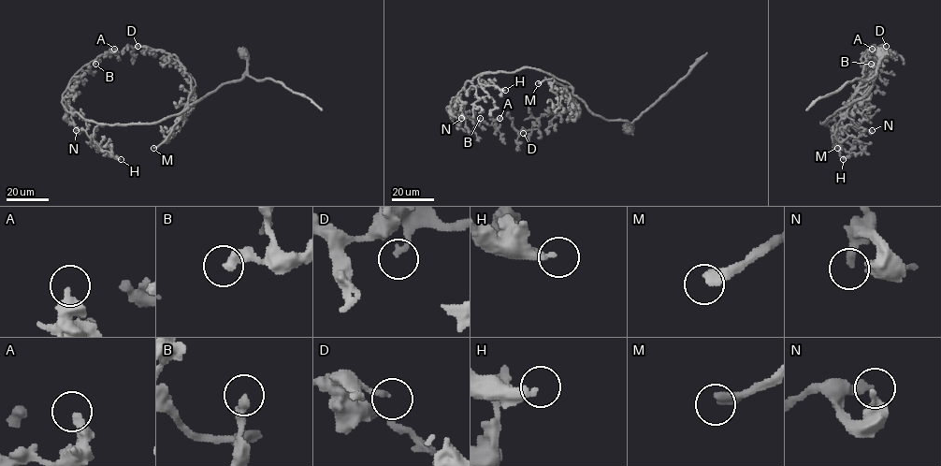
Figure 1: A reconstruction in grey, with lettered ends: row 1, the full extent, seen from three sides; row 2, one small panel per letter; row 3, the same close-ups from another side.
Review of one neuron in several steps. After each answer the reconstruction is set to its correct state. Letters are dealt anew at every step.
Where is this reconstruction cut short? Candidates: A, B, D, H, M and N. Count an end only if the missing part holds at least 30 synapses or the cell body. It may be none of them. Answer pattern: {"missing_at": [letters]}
{"missing_at": ["D", "H", "M"]}

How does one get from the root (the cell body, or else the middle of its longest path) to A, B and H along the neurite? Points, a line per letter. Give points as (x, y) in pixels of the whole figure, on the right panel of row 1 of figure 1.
A: (825, 121), (820, 123), (826, 124), (859, 107), (864, 77), (878, 53), (872, 49)
B: (825, 121), (820, 123), (826, 124), (859, 107), (864, 77), (875, 62), (871, 64)
H: (825, 121), (820, 123), (830, 127), (843, 159)

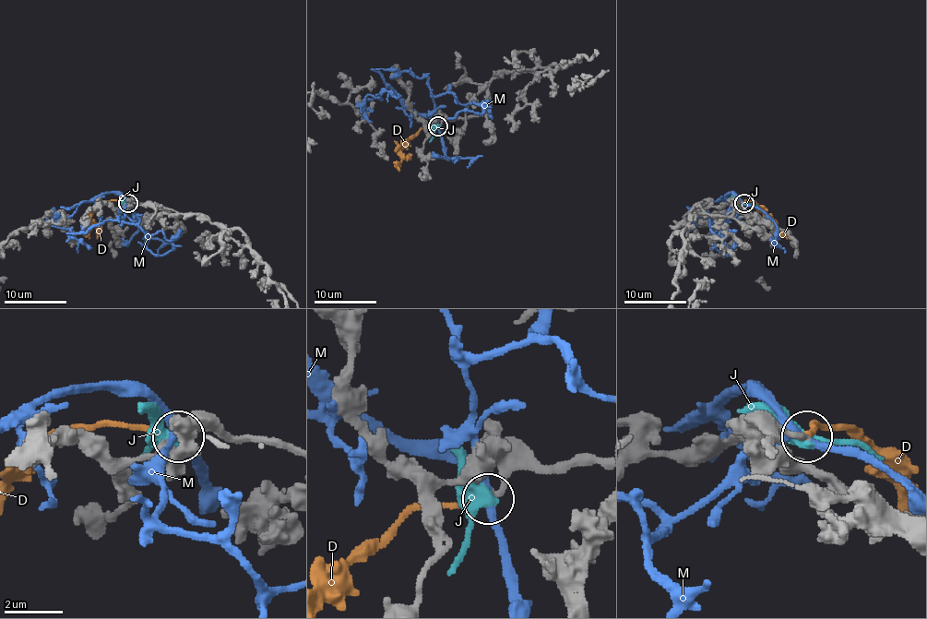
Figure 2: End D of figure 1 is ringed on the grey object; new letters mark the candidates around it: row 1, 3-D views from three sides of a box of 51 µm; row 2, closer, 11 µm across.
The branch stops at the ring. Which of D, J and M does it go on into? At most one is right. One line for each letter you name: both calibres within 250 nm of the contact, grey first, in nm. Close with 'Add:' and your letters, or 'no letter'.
D: calibres 200 and 170 nm
Add: D

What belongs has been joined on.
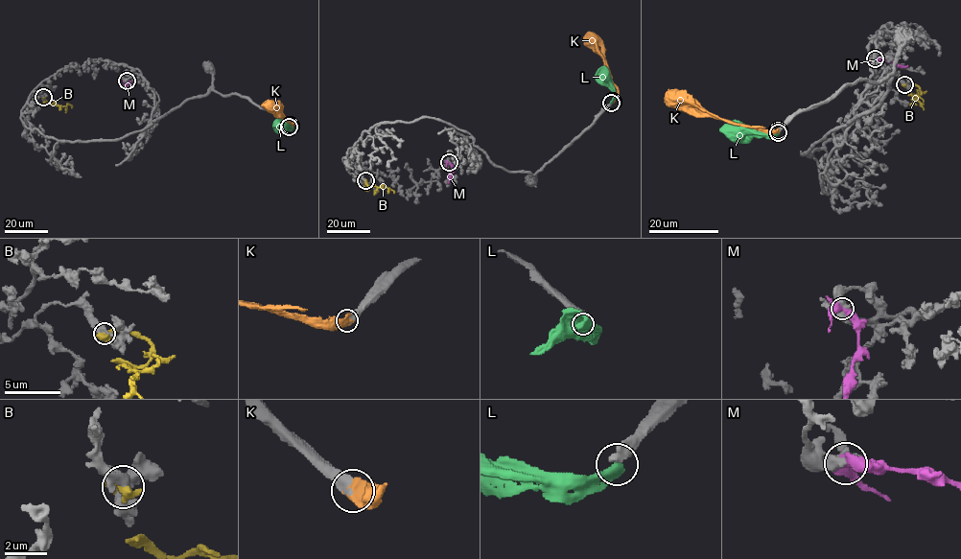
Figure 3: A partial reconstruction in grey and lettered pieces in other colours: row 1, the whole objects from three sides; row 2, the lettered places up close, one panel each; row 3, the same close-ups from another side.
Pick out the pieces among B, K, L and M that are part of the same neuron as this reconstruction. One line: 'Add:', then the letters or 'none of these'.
Add: K

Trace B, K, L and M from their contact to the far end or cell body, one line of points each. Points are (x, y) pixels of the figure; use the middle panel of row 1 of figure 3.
B: (364, 181), (363, 186), (366, 190), (370, 186), (383, 186), (393, 193)
K: (612, 103), (614, 94), (609, 72), (590, 32)
L: (612, 103), (614, 88), (600, 67)
M: (449, 162), (451, 171), (448, 183)

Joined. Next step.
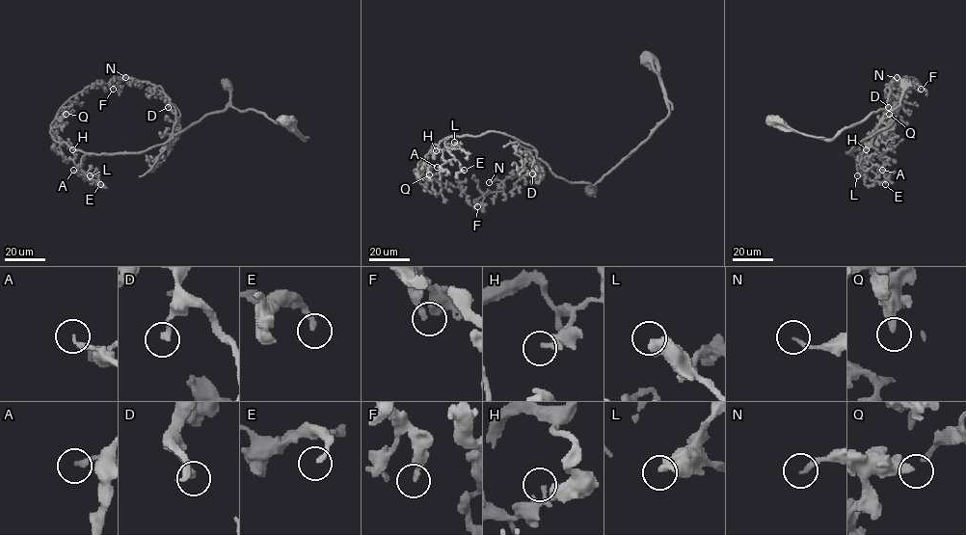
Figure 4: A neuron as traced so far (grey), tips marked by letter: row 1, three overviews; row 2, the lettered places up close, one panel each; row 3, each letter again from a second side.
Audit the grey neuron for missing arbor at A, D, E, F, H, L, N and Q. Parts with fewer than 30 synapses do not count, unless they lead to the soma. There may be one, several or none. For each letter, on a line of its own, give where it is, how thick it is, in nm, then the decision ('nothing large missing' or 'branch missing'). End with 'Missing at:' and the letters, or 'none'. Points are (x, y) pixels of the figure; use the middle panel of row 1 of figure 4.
A: at (437, 167); 220 nm thick; branch missing
D: at (532, 173); 240 nm thick; nothing large missing
E: at (464, 170); 200 nm thick; nothing large missing
F: at (477, 206); 200 nm thick; nothing large missing
H: at (436, 150); 260 nm thick; nothing large missing
L: at (454, 142); 500 nm thick; nothing large missing
N: at (489, 182); 170 nm thick; nothing large missing
Q: at (429, 174); 360 nm thick; nothing large missing
Missing at: A

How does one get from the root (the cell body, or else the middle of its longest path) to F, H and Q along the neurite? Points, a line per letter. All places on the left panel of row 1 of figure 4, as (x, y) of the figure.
F: (285, 121), (305, 140), (228, 106), (168, 146), (175, 108), (163, 90), (125, 77), (113, 89)
H: (285, 121), (305, 140), (262, 114), (228, 106), (142, 151), (85, 153), (67, 144), (72, 149)
Q: (285, 121), (305, 140), (262, 114), (228, 106), (143, 151), (90, 154), (54, 139), (51, 124), (66, 114)

